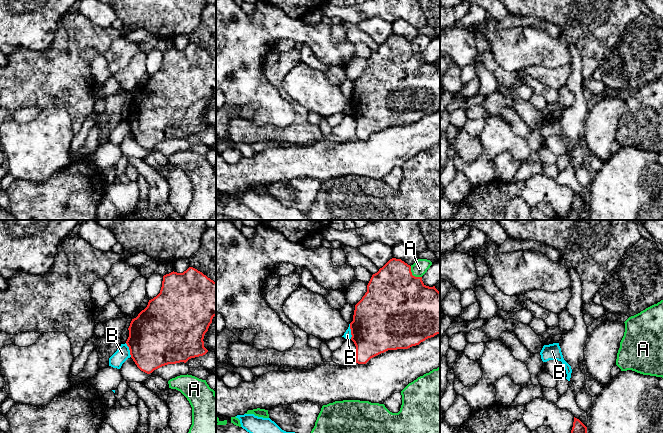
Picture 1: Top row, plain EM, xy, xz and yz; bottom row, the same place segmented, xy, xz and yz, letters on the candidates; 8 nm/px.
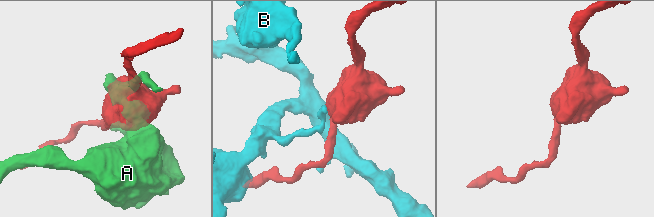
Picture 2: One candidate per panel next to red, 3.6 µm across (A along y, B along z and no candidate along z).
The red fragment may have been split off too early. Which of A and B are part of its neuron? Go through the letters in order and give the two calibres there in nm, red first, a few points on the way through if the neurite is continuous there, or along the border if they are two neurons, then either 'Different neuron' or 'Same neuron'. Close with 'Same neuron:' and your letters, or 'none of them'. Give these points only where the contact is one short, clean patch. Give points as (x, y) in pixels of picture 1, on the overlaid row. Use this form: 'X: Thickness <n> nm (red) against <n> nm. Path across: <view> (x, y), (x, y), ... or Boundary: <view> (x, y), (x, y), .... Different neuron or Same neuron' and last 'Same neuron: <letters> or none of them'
A: Thickness 500 nm (red) against 120 nm. Different neuron
B: Thickness 460 nm (red) against 60 nm. Boundary: xz (349, 324), (351, 338). Different neuron
Same neuron: none of them

